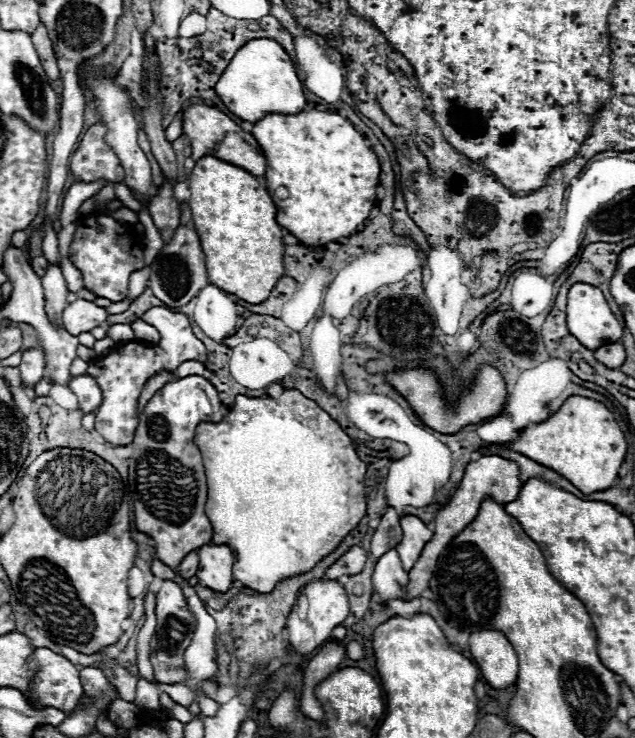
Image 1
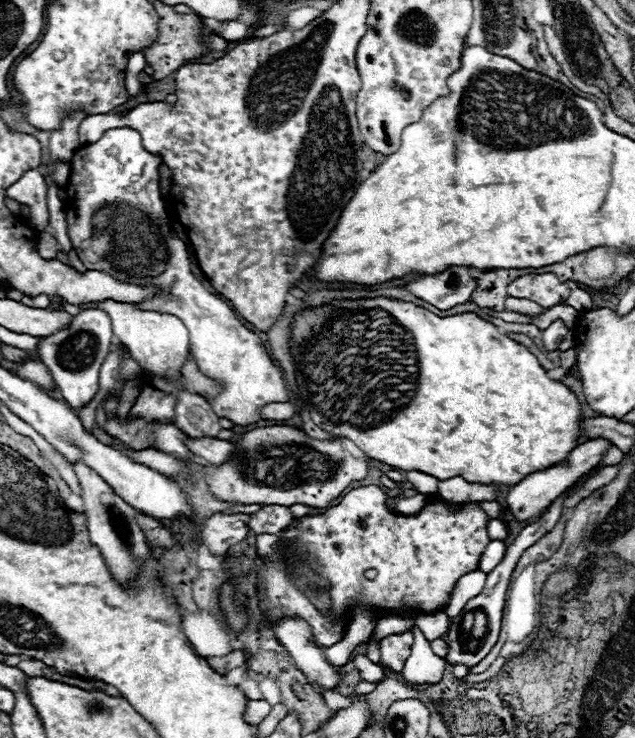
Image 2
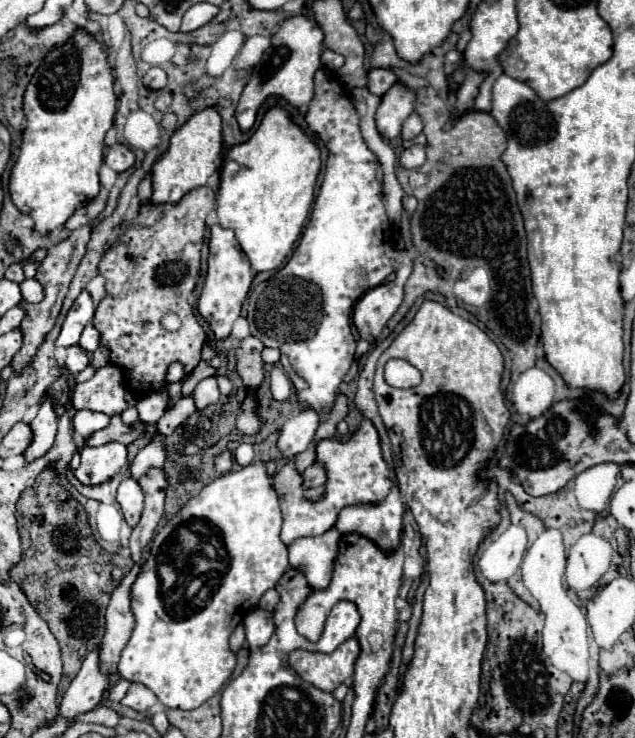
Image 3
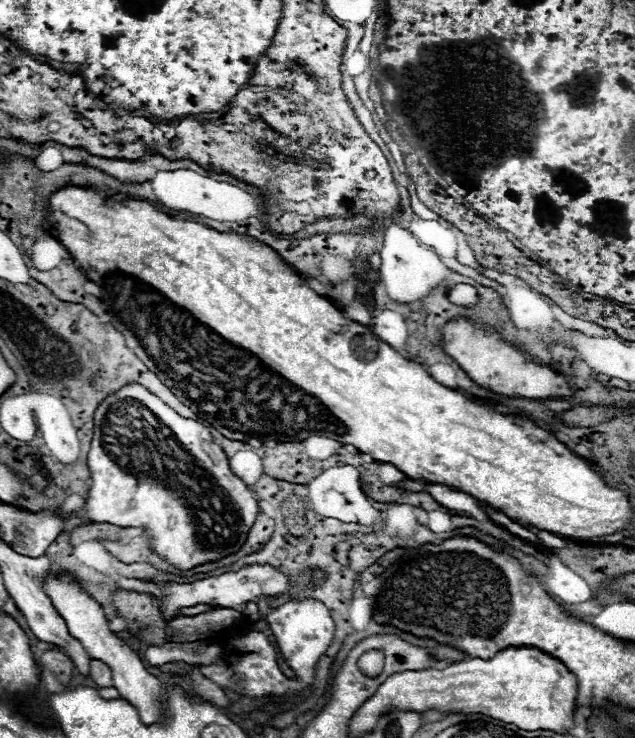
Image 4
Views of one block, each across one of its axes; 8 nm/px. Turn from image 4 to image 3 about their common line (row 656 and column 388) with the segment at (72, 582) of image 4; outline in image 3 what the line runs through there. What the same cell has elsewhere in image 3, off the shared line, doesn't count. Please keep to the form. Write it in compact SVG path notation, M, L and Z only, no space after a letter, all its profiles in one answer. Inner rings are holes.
M394 84L384 96L376 112L376 128L380 136L392 140L400 134L404 120L414 110L414 92L404 84Z

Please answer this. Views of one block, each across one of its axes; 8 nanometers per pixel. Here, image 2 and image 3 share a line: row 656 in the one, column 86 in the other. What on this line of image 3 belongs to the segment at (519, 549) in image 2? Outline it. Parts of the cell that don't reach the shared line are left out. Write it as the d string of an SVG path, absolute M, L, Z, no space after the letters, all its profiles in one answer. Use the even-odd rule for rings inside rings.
M118 442L102 446L84 446L80 450L82 464L74 470L74 476L84 484L102 484L110 480L126 464L126 446Z

